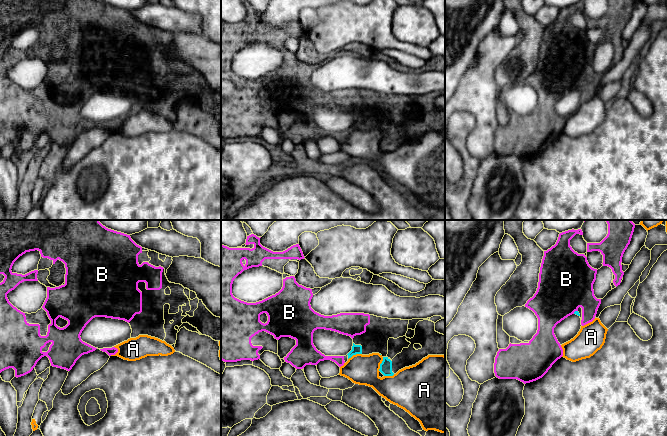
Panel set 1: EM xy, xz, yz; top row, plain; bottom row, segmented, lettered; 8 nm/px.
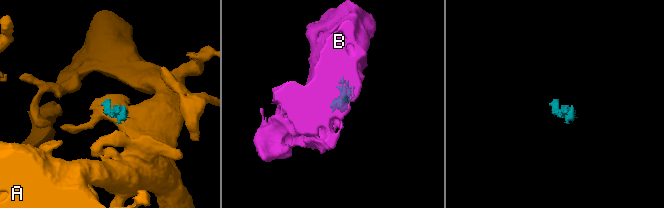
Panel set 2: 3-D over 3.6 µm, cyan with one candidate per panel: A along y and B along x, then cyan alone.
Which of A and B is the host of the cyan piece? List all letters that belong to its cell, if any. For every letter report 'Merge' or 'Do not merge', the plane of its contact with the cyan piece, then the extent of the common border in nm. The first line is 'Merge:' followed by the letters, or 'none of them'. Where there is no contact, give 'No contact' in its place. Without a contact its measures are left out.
Merge: B
A: Do not merge. Touches cyan in xz. Shared border 120 nm
B: Merge. Touches cyan in yz. Shared border 50 nm

